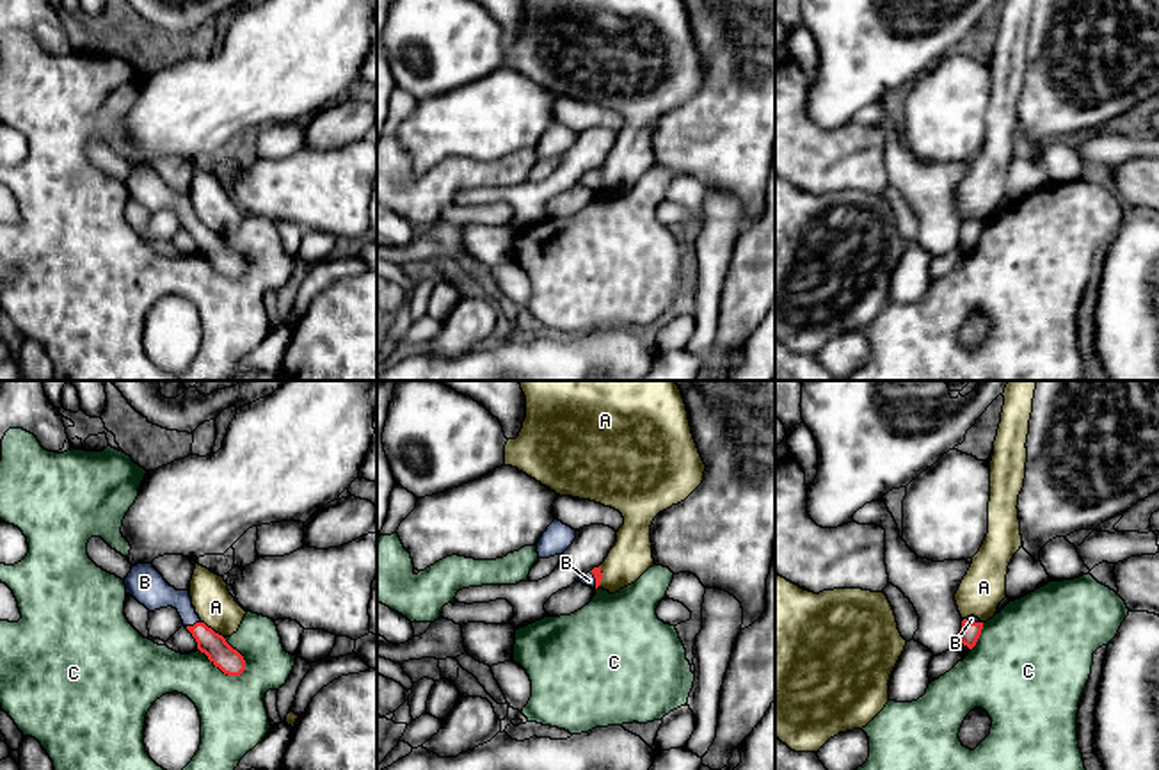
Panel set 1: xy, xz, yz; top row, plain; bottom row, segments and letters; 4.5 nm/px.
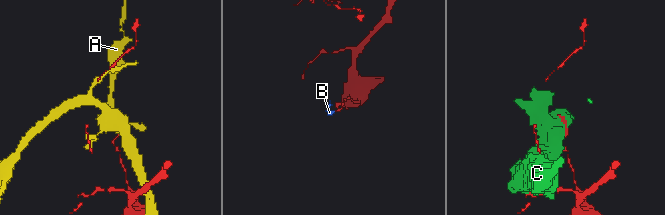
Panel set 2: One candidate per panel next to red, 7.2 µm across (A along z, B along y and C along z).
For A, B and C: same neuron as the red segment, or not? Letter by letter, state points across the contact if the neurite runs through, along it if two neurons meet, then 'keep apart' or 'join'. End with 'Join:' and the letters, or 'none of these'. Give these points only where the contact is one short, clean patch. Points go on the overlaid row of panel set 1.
A: keep apart
B: way xy (212, 644), (194, 625), (173, 598), (151, 591); join
C: keep apart
Join: B

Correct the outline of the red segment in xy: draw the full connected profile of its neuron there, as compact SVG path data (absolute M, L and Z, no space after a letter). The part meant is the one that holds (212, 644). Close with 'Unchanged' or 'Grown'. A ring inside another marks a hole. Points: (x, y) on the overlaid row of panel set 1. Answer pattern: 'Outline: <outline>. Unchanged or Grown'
Outline: M153 564L132 565L124 585L126 594L133 596L149 612L167 606L176 608L183 626L196 638L197 649L224 674L240 676L245 670L244 656L199 619L192 606L190 592L171 587Z. Grown

